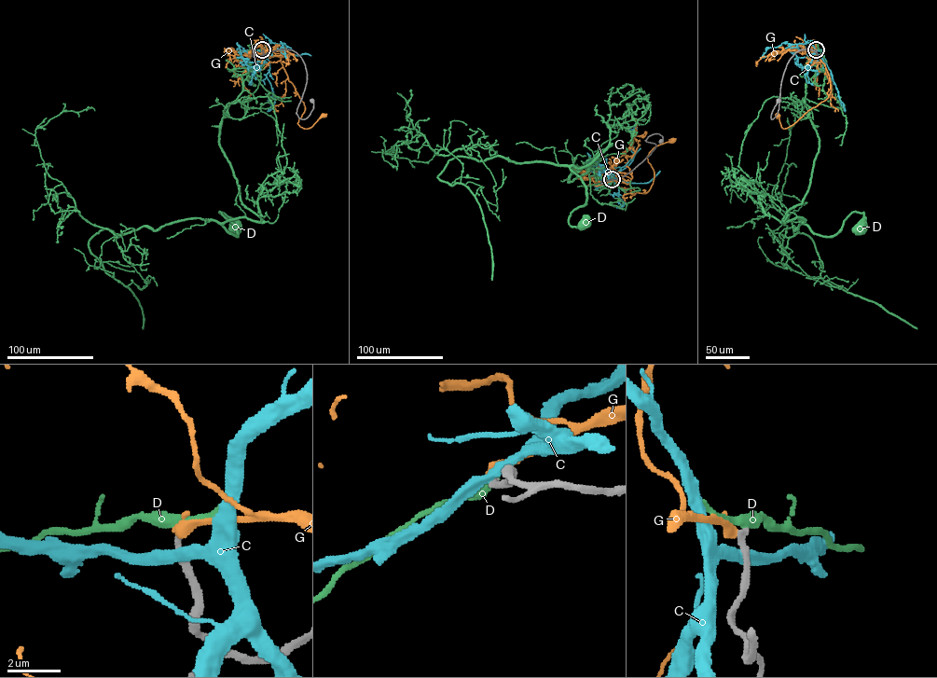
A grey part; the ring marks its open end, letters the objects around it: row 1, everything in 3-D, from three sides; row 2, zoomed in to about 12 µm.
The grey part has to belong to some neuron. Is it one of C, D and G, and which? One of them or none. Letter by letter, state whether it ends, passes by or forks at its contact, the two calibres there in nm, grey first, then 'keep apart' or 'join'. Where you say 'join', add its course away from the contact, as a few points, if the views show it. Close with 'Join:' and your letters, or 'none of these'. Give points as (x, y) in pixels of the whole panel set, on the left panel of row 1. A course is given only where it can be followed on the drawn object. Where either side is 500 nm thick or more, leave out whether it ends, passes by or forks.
C: it passes by; 340 nm thick on the grey side, 400 nm on the other; keep apart
D: it passes by; 260 nm thick on the grey side, 360 nm on the other; keep apart
G: it ends there; 260 nm thick on the grey side, 400 nm on the other; keep apart
Join: none of these

